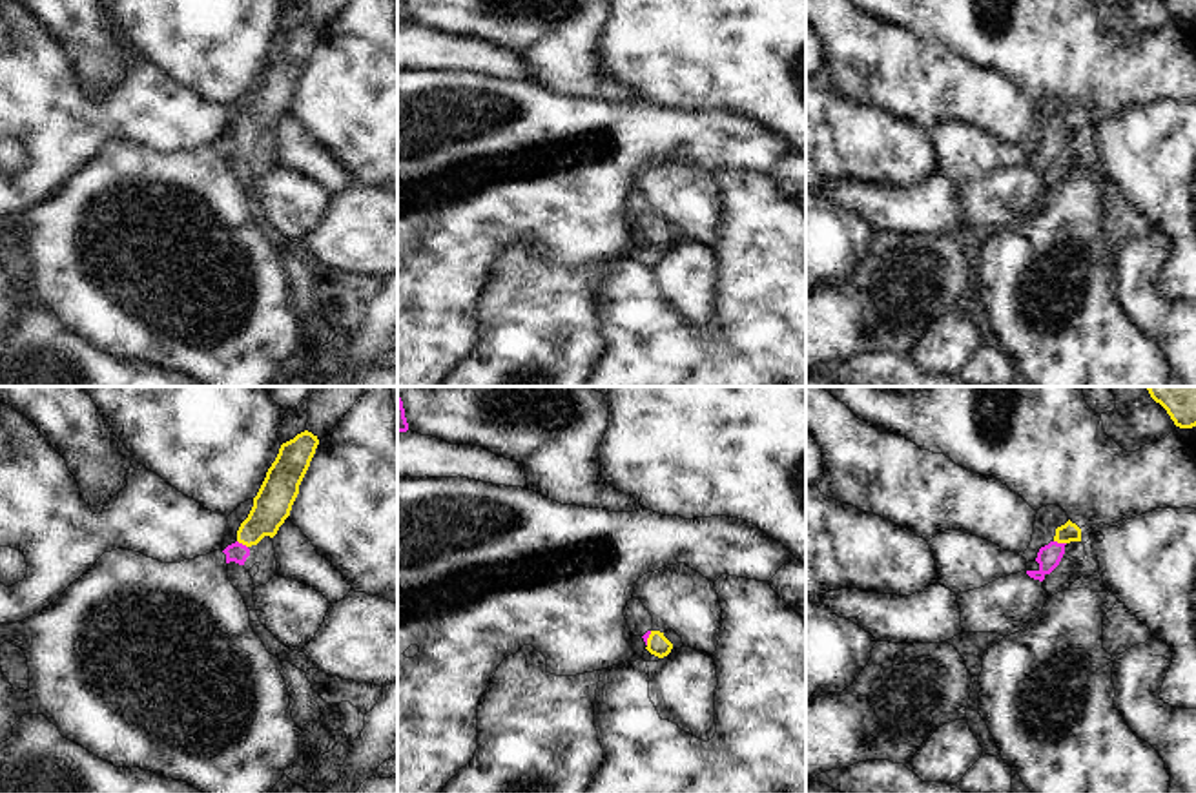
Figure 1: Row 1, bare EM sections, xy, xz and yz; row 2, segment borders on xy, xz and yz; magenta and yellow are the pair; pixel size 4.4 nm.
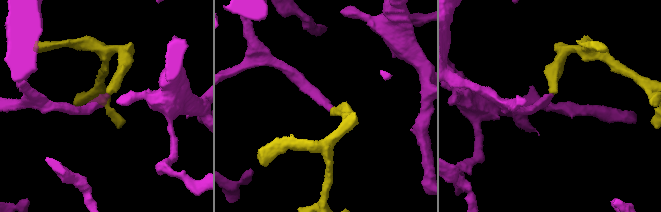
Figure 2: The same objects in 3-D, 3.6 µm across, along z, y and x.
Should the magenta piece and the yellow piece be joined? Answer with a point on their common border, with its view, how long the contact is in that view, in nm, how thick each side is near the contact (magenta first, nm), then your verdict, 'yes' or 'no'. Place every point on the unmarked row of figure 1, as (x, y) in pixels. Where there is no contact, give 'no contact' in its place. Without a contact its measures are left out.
contact yz (1060, 135); length 60 nm; calibres 110 and 90 nm; yes

